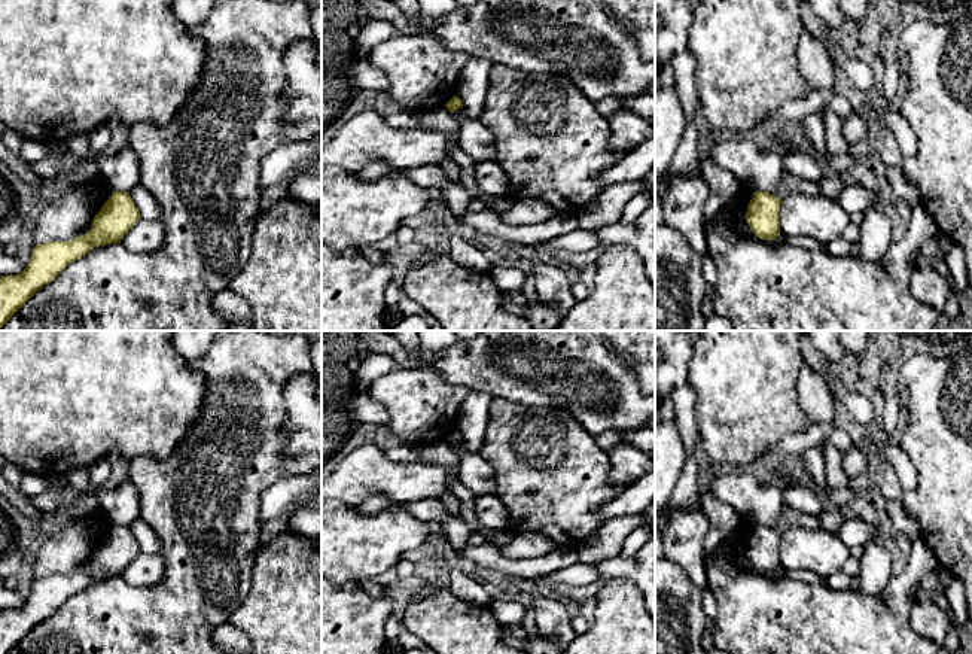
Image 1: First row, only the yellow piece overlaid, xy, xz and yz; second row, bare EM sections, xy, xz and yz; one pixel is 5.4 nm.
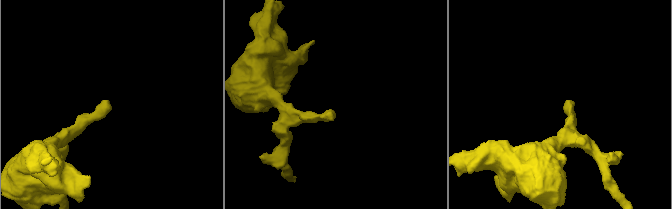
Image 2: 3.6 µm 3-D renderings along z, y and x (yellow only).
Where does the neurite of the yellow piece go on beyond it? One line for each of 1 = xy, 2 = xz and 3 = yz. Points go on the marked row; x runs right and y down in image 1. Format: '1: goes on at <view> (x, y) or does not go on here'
1: does not go on here
2: does not go on here
3: does not go on here

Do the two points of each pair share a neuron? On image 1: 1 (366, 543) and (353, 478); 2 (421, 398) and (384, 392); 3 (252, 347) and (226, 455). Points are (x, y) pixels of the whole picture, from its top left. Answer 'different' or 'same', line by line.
1: different
2: same
3: same

